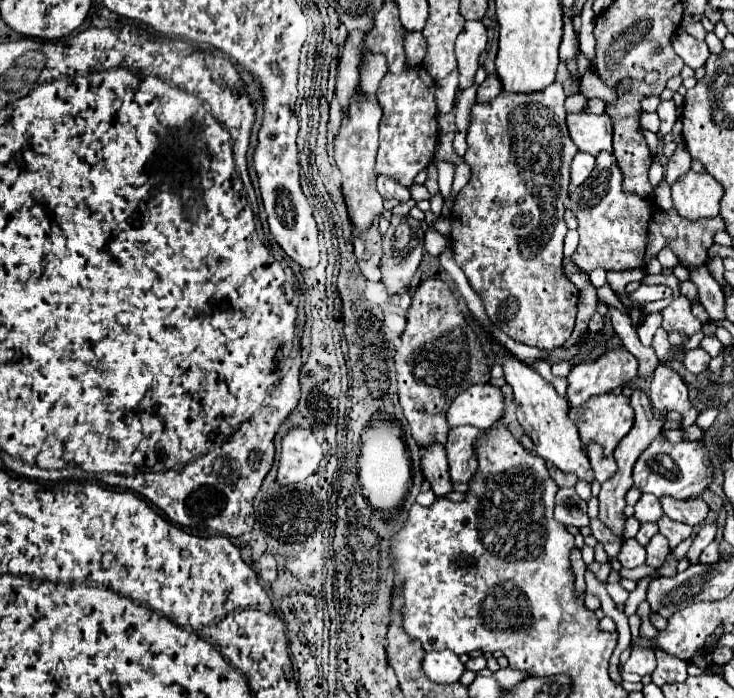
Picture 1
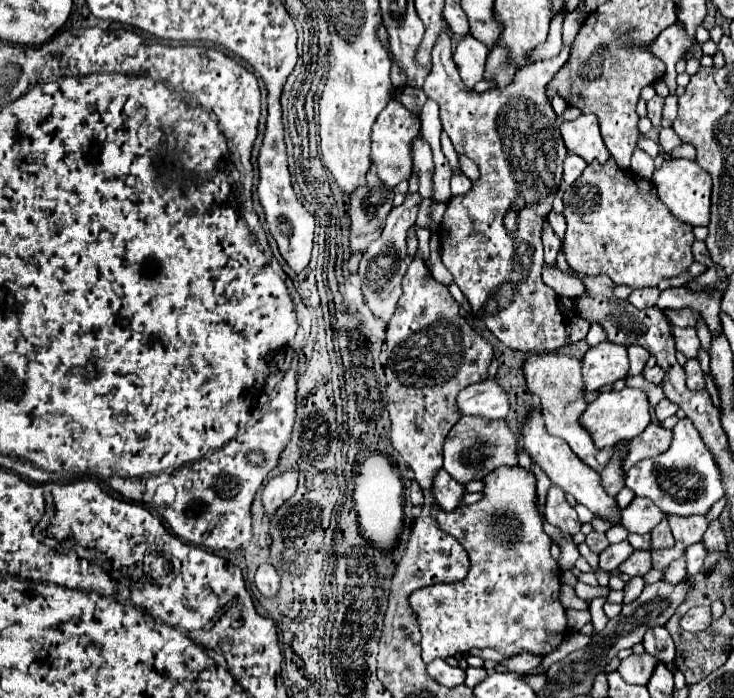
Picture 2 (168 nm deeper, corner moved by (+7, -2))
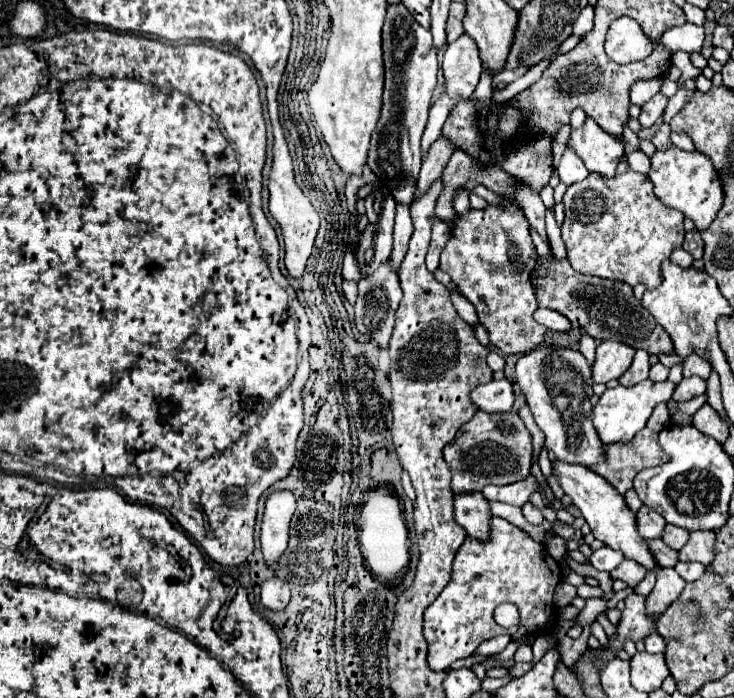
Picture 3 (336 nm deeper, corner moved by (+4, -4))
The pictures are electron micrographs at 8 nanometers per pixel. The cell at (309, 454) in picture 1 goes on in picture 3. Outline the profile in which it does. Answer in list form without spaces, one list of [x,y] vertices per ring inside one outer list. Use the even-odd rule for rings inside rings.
[[[281,490],[273,492],[267,498],[263,526],[261,526],[261,550],[265,556],[265,564],[275,568],[281,554],[287,548],[289,540],[289,522],[295,512],[295,498],[291,492]]]

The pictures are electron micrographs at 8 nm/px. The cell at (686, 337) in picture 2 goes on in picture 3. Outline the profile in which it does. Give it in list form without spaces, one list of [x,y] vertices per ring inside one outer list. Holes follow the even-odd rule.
[[[689,356],[685,362],[683,362],[683,378],[689,378],[689,376],[699,376],[703,380],[707,380],[711,374],[711,366],[705,358],[701,356]]]

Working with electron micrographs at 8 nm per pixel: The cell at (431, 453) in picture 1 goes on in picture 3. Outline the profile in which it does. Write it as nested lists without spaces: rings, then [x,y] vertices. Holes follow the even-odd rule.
[[[481,492],[461,494],[455,498],[455,520],[471,538],[489,540],[489,520],[493,518],[489,502]]]

